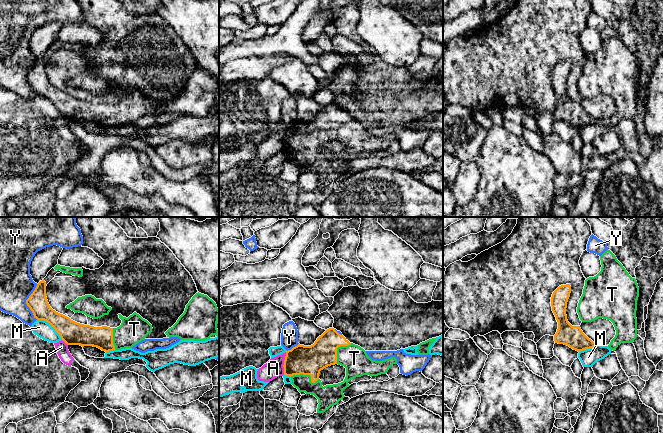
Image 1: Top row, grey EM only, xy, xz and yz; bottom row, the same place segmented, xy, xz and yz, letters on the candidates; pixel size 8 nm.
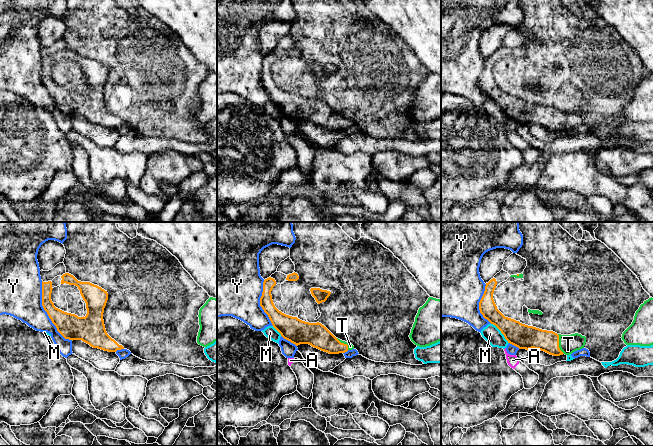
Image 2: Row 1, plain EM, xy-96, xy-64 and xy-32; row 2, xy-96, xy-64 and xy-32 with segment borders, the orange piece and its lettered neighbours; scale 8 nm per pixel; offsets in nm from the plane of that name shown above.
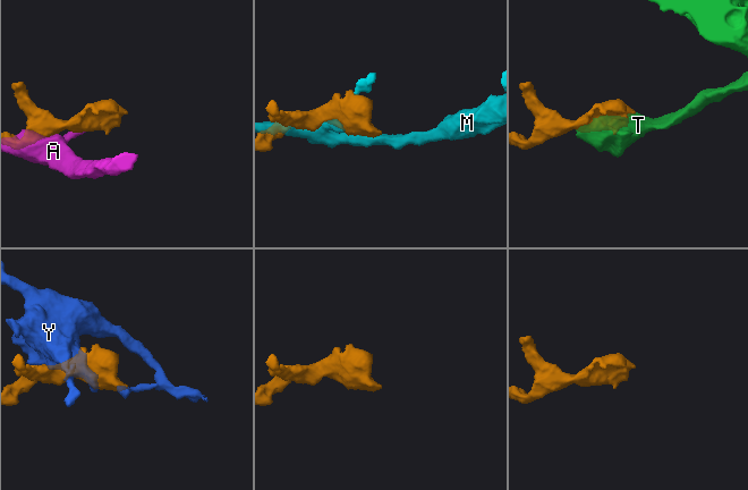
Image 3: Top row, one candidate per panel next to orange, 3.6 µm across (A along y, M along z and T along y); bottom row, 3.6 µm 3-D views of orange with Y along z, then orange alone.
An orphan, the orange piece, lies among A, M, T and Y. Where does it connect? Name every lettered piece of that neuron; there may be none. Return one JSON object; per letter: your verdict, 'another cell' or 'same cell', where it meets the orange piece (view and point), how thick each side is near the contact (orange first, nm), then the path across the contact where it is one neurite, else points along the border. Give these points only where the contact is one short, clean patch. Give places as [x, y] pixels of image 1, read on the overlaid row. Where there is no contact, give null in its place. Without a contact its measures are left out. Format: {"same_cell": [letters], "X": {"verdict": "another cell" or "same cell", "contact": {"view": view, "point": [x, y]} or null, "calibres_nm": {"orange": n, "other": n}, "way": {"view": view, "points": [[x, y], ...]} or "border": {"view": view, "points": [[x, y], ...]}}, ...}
{"same_cell": ["T"], "A": {"verdict": "another cell", "contact": {"view": "xz", "point": [284, 363]}, "calibres_nm": {"orange": 240, "other": 150}}, "M": {"verdict": "another cell", "contact": {"view": "xy", "point": [51, 325]}, "calibres_nm": {"orange": 190, "other": 140}}, "T": {"verdict": "same cell", "contact": {"view": "xz", "point": [306, 374]}, "calibres_nm": {"orange": 240, "other": 170}}, "Y": {"verdict": "another cell", "contact": {"view": "xy", "point": [26, 302]}, "calibres_nm": {"orange": 160, "other": 280}}}

